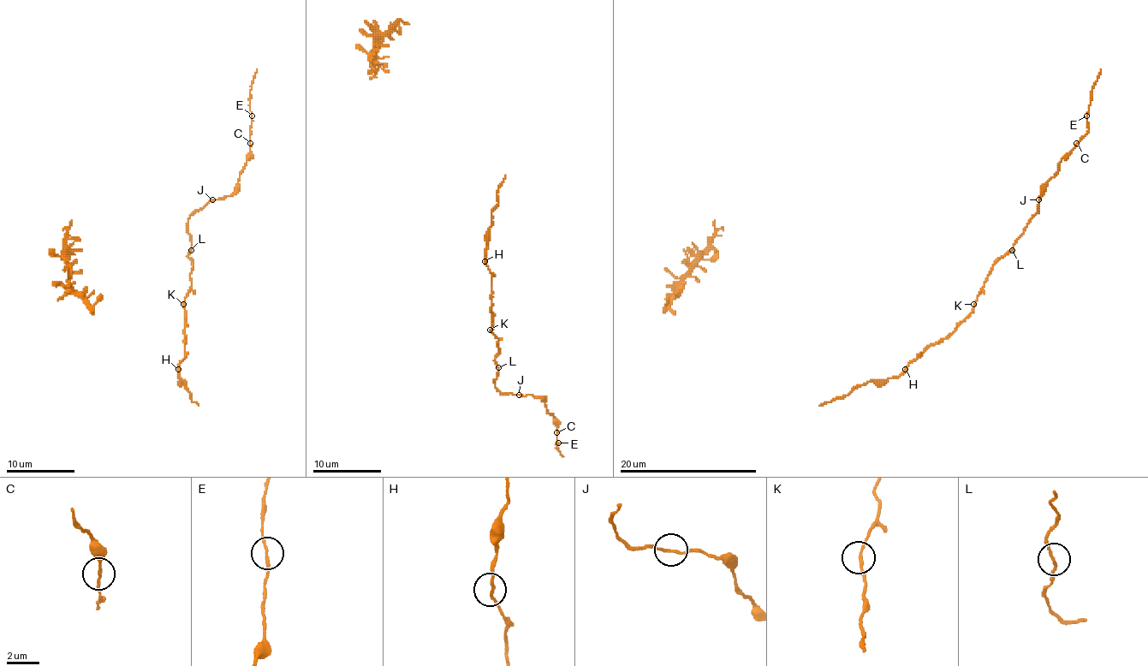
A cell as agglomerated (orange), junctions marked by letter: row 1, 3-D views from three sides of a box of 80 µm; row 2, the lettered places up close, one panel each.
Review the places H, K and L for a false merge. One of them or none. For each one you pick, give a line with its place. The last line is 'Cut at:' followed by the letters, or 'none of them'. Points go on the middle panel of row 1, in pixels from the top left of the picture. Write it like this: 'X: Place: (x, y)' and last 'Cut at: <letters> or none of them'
Cut at: none of them

